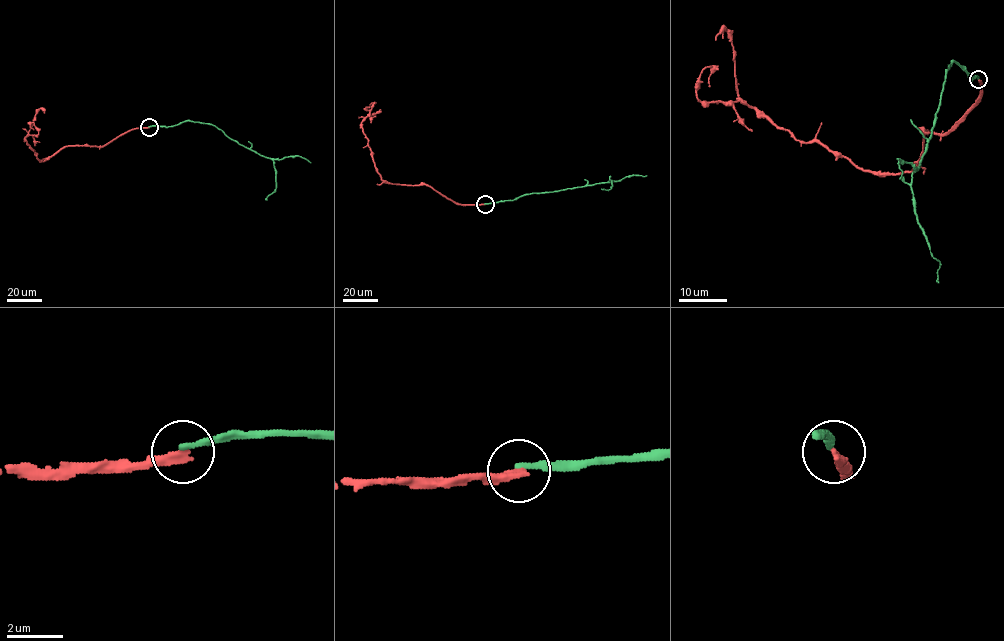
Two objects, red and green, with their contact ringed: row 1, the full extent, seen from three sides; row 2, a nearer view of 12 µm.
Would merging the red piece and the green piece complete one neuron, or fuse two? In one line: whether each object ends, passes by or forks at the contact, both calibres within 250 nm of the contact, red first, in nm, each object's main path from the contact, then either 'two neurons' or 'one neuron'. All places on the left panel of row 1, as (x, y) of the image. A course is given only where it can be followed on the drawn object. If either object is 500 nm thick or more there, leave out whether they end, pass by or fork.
red ends; green ends; calibres 320 and 190 nm; course red (149, 127), (129, 130), (101, 146), (66, 146), (44, 161), (25, 139), (38, 133), (31, 122), (33, 129); course green (149, 126), (171, 126), (188, 120), (210, 123), (239, 144), (271, 158), (276, 189), (265, 199); two neurons

